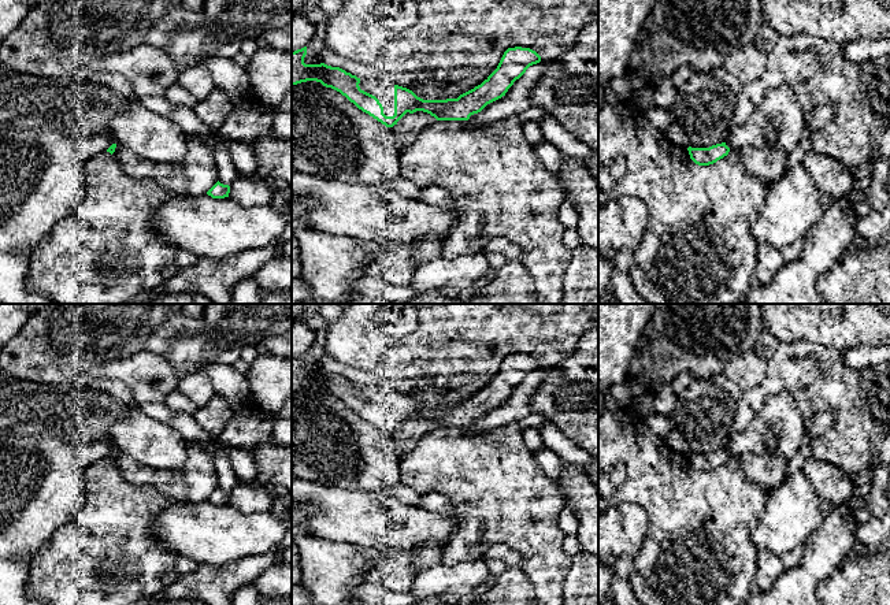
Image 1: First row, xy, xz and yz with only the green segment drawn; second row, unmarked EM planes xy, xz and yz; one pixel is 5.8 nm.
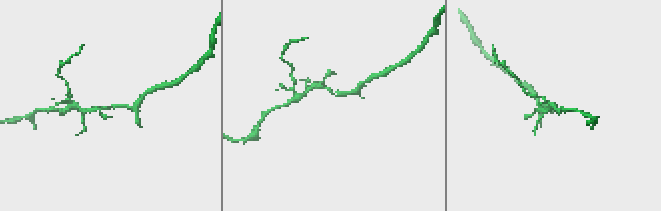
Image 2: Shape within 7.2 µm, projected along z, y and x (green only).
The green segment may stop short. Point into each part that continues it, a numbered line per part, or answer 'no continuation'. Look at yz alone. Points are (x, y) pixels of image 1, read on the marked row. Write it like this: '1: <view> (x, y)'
no continuation

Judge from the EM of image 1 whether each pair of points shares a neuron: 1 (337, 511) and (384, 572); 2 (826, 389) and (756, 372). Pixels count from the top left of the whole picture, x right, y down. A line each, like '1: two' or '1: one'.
1: two
2: two

